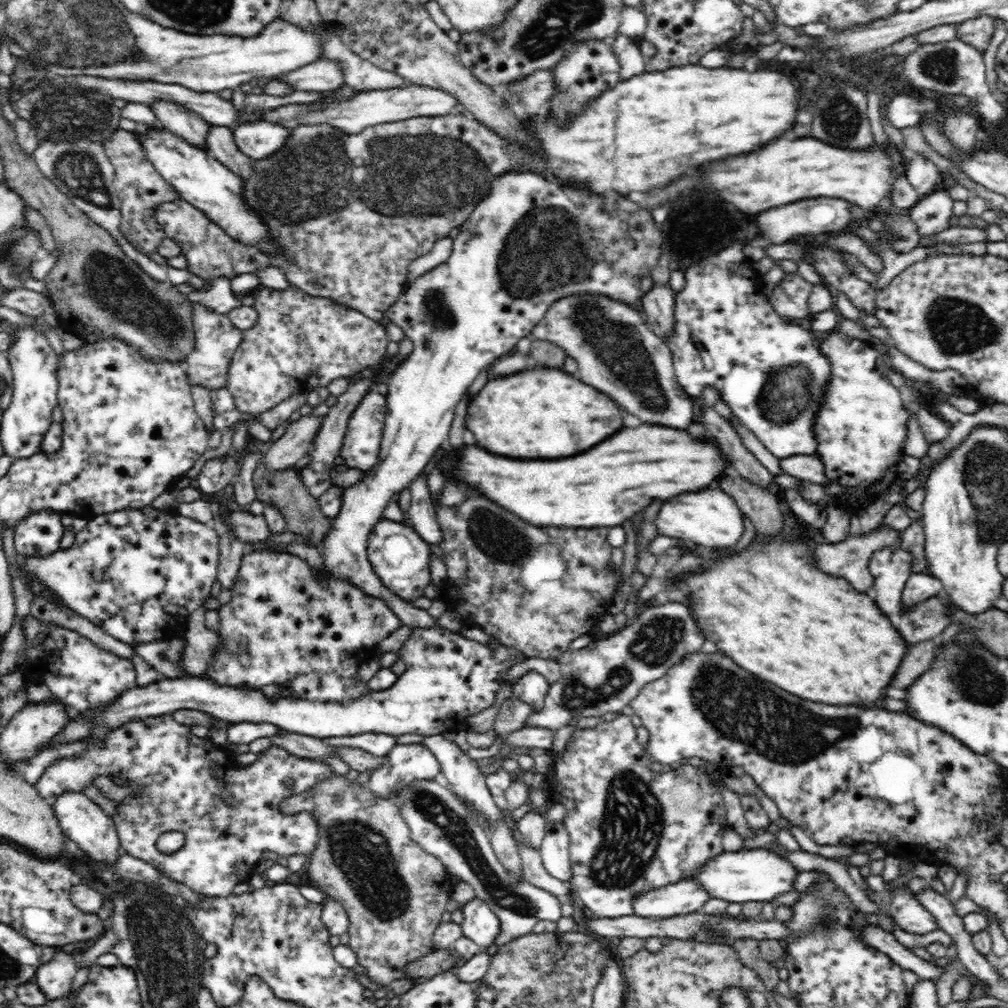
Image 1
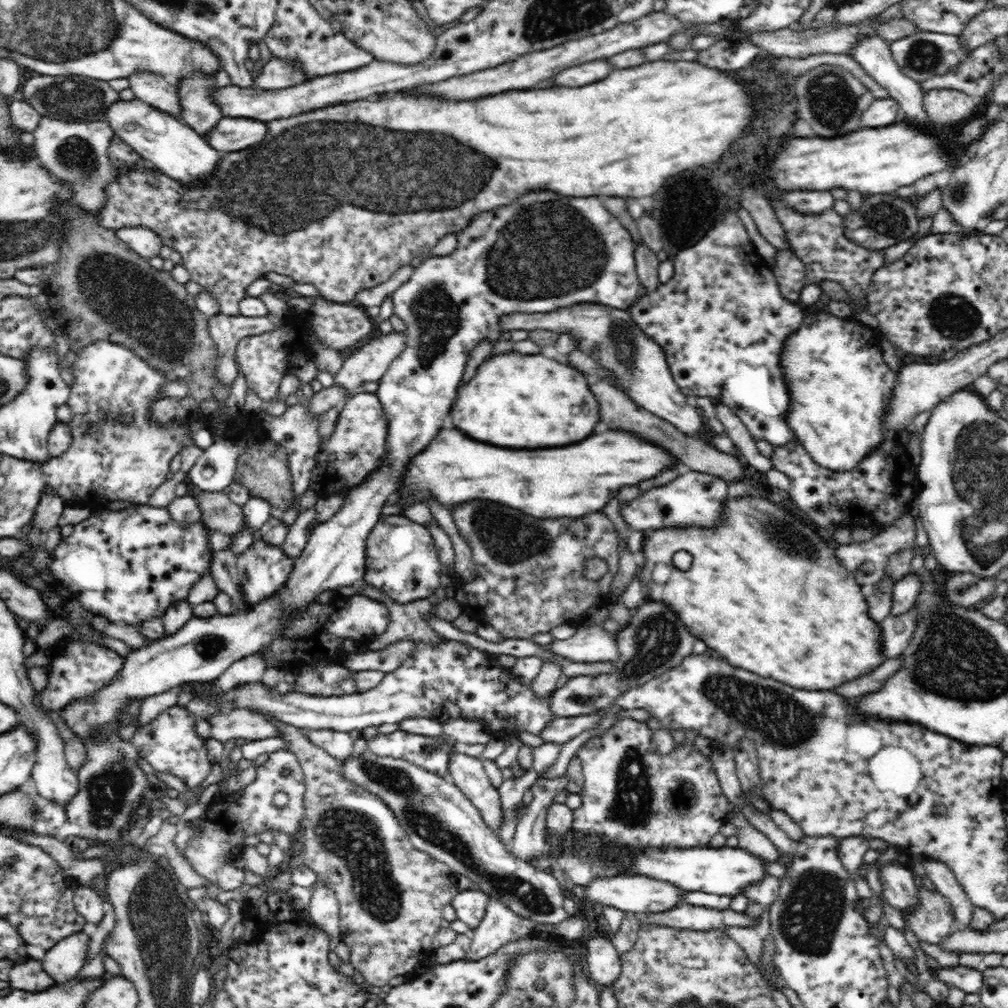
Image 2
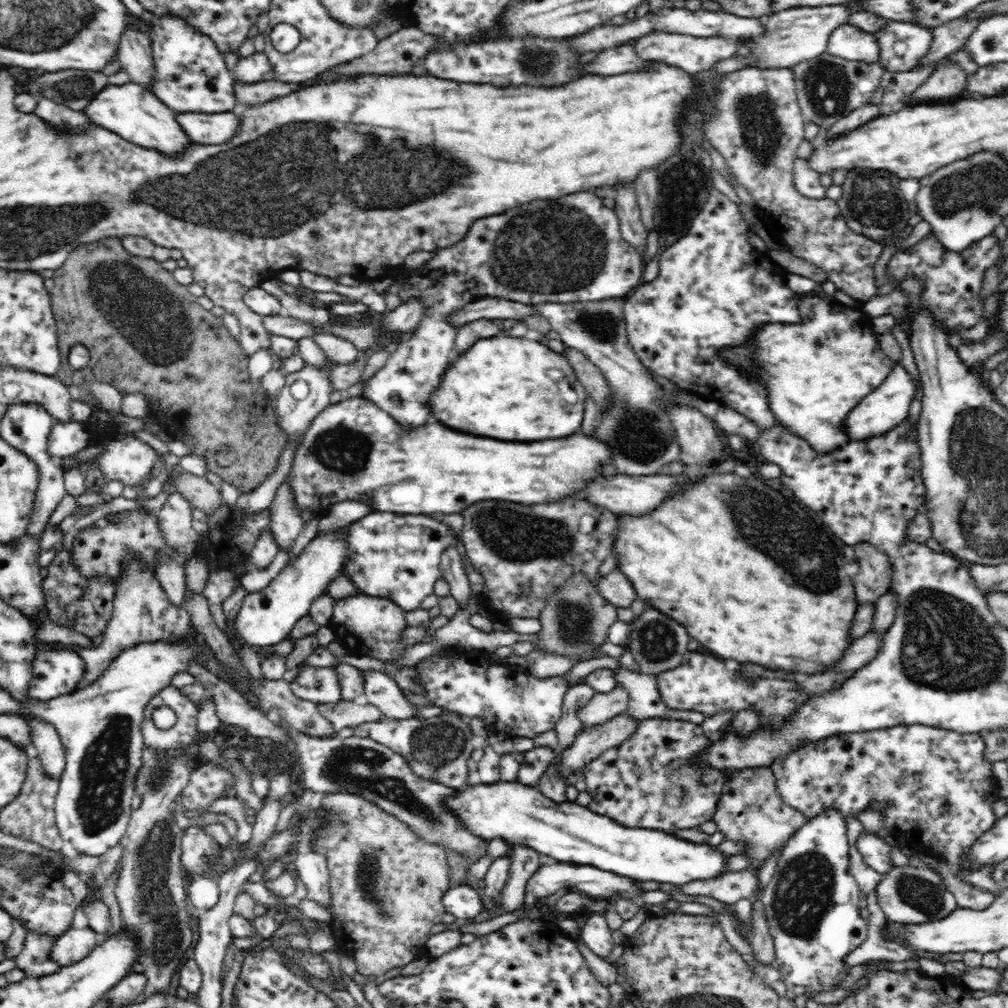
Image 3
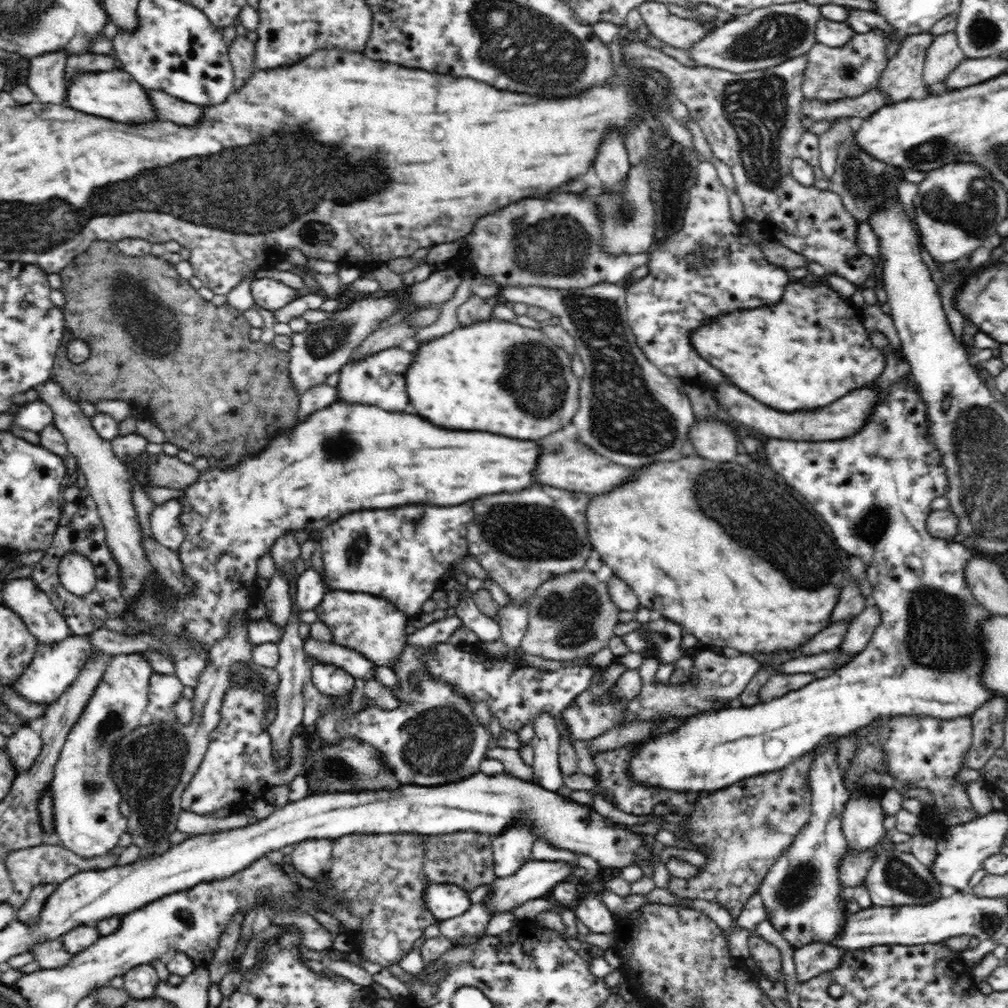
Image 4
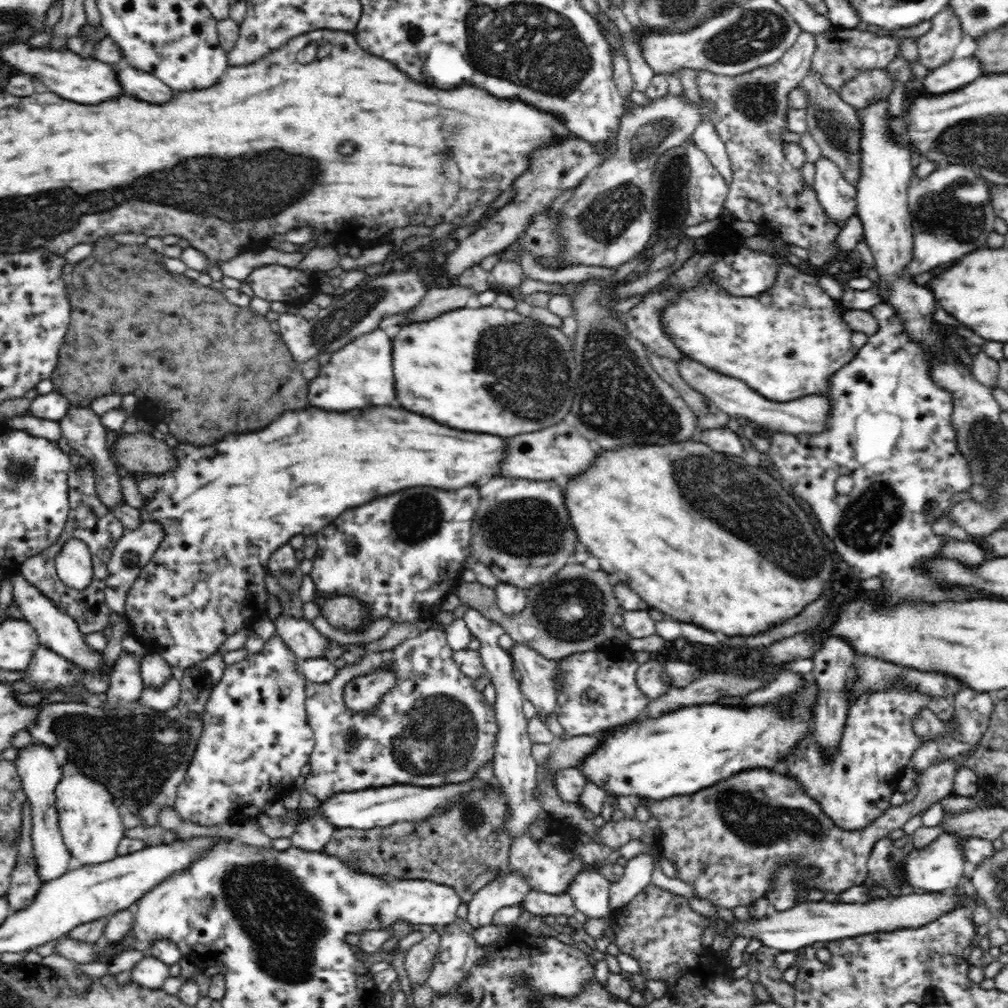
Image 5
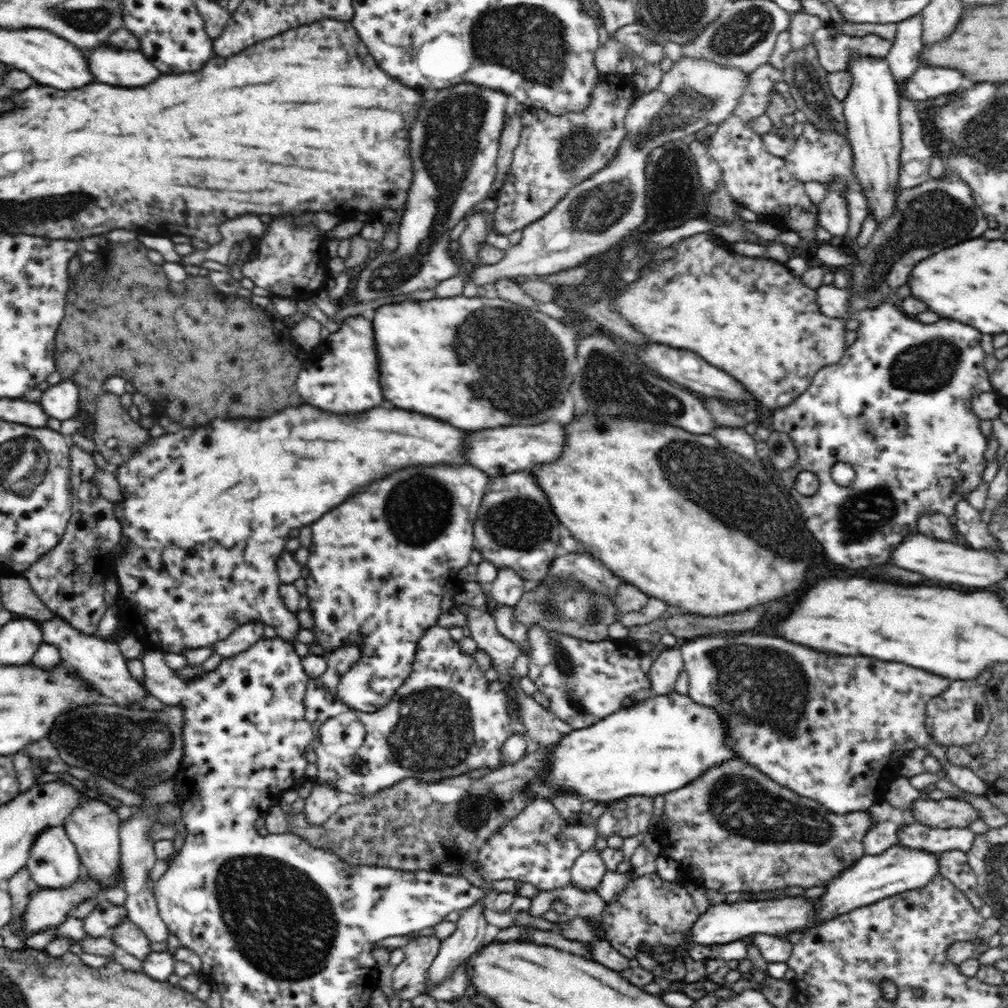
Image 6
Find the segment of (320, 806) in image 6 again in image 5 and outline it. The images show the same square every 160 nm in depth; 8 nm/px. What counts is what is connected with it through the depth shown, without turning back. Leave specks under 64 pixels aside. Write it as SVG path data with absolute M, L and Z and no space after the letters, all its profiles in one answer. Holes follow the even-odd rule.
M319 812L308 816L300 824L296 823L294 827L294 834L290 837L291 846L310 853L321 853L335 830Z

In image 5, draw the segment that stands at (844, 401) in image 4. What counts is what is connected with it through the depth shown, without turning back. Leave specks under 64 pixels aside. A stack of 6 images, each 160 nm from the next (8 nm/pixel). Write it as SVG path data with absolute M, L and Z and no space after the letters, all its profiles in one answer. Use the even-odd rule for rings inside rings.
M682 356L676 363L676 369L683 380L698 393L706 396L721 412L738 421L750 422L756 428L765 428L771 432L784 432L799 436L800 434L818 435L824 432L829 413L832 411L830 400L822 395L808 395L788 403L776 403L750 389L742 380L722 375L706 368L697 360Z

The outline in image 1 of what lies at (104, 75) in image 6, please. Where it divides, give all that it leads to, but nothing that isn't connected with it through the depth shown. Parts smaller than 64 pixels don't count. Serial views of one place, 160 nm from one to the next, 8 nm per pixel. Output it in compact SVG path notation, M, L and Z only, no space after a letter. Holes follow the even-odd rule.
M264 120L233 125L236 147L253 160L272 156L284 146L290 129Z

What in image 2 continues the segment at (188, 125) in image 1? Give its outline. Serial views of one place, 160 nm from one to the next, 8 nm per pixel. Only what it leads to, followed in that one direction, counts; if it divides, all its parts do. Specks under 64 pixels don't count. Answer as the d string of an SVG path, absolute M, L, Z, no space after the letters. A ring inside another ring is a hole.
M145 70L130 74L128 80L129 88L132 89L135 98L139 98L162 112L167 112L170 116L176 118L182 116L180 95L172 80Z

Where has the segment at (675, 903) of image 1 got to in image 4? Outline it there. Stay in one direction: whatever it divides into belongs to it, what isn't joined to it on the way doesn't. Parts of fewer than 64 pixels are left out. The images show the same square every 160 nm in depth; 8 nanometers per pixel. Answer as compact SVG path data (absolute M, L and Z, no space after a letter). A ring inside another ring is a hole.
M531 859L527 861L515 874L496 879L492 882L492 889L484 897L490 907L491 914L510 913L531 899L551 896L553 889L560 883L565 883L571 875L572 868L566 862L546 862Z

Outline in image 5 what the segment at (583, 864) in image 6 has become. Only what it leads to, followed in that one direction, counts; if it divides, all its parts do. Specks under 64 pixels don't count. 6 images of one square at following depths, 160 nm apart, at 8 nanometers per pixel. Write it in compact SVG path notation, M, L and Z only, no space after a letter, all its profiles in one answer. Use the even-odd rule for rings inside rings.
M582 867L582 871L575 876L574 881L568 886L567 894L574 901L574 906L586 915L587 919L608 919L611 920L614 914L610 908L609 891L610 882L604 879L604 875L597 868Z

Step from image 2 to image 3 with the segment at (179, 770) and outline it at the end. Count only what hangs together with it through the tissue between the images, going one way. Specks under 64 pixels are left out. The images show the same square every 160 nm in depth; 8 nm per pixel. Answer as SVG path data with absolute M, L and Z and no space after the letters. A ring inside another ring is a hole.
M172 684L167 686L150 699L144 711L141 724L144 747L157 752L195 749L199 735L197 714L198 707L184 694L183 689ZM160 706L170 706L176 712L176 724L168 730L160 730L152 722L152 712Z

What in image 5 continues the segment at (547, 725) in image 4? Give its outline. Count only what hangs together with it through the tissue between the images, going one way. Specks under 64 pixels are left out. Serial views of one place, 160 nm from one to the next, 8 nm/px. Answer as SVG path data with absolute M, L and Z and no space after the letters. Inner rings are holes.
M523 642L515 643L510 653L514 666L521 673L521 692L535 706L536 715L545 723L550 714L556 713L558 697L553 683L556 661L542 657Z

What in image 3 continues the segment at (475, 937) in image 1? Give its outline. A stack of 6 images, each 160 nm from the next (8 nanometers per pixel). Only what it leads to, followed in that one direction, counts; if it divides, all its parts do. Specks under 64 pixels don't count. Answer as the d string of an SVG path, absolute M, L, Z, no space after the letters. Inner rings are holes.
M453 885L442 898L446 912L458 920L472 920L482 910L481 890L468 885Z

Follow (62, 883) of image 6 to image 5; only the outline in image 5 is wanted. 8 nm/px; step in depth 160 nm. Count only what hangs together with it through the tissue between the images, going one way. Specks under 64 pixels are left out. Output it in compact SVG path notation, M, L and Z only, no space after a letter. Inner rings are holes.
M34 742L32 746L17 750L17 757L13 761L21 778L21 784L27 801L31 806L33 857L36 861L36 870L43 883L56 880L70 870L70 851L64 844L63 836L59 827L59 814L56 812L54 790L60 782L62 765L60 765L52 748Z

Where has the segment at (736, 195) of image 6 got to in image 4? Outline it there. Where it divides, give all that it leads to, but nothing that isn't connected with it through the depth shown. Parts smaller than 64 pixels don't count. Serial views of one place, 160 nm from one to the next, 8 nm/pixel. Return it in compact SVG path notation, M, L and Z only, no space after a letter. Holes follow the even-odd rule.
M637 40L628 43L622 55L623 64L630 69L638 68L647 72L649 68L664 72L670 80L672 92L687 106L689 114L700 126L711 146L713 156L730 168L748 221L752 220L762 225L774 240L780 241L780 244L792 249L792 252L803 254L809 261L818 262L826 268L829 275L842 276L853 285L858 285L858 290L861 291L869 286L867 283L871 282L877 271L876 259L865 255L858 247L857 220L847 211L840 196L831 190L821 191L816 186L804 186L791 176L792 159L799 156L796 144L805 132L800 121L800 112L803 98L801 86L807 67L806 54L788 58L772 68L740 74L704 66L686 67L659 49Z

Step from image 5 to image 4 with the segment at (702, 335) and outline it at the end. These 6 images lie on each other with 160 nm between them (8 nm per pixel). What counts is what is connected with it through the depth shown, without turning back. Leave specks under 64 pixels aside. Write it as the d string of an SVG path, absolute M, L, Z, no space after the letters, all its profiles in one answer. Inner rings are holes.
M800 280L789 281L780 302L716 316L696 328L690 334L690 341L700 356L724 374L730 384L761 404L786 413L825 408L850 392L874 384L885 372L884 349L871 343L862 312L828 284L808 287Z

